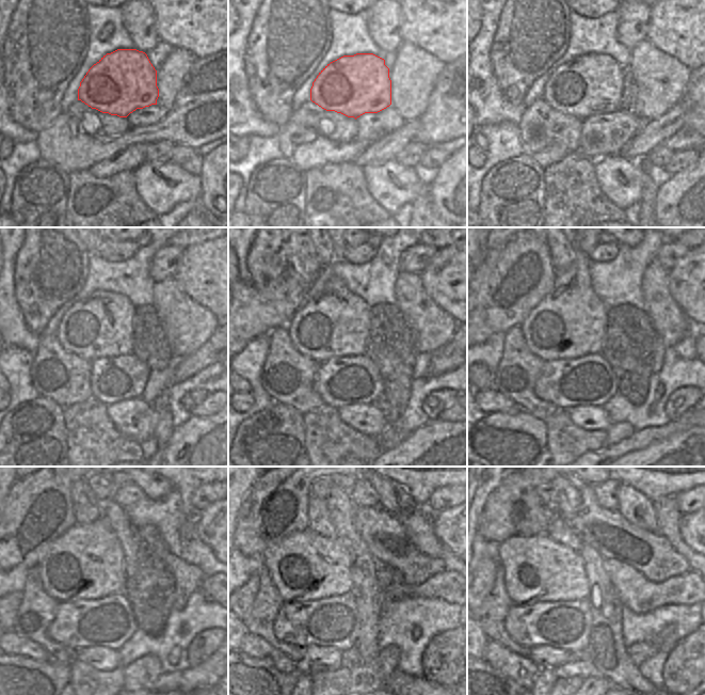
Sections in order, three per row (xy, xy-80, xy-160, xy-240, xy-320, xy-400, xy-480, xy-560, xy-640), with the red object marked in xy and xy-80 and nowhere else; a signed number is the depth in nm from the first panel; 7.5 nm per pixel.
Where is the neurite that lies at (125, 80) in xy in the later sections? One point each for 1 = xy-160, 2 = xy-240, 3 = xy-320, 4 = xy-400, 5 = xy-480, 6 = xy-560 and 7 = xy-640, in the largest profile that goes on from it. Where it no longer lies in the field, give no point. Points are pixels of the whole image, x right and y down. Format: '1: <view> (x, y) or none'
1: xy-160 (591, 84)
2: xy-240 (101, 325)
3: xy-320 (335, 322)
4: xy-400 (571, 321)
5: xy-480 (86, 563)
6: xy-560 (305, 566)
7: xy-640 (537, 569)

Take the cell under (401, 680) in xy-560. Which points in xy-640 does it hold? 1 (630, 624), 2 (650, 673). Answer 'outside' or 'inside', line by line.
1: outside
2: outside

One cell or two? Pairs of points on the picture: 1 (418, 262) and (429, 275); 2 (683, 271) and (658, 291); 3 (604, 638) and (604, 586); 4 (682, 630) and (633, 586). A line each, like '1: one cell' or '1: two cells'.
1: two cells
2: two cells
3: one cell
4: two cells

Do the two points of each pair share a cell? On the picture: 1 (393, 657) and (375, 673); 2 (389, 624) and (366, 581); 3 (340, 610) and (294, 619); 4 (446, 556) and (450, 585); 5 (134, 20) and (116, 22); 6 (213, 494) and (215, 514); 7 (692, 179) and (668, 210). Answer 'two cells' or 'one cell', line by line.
1: one cell
2: two cells
3: one cell
4: two cells
5: two cells
6: two cells
7: one cell

